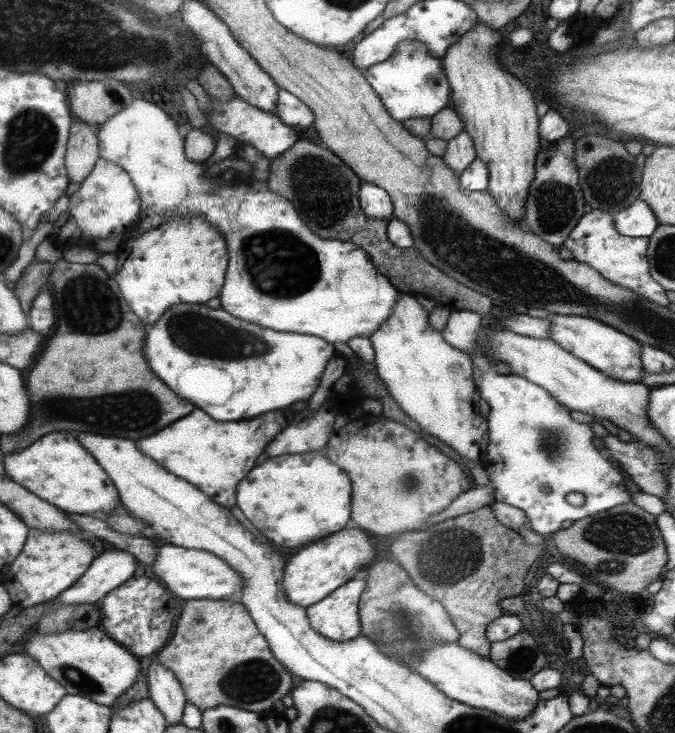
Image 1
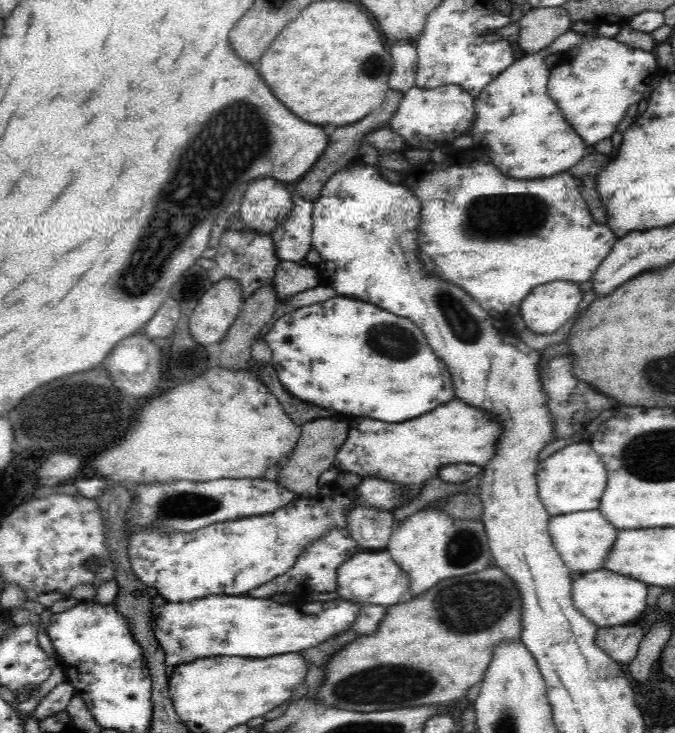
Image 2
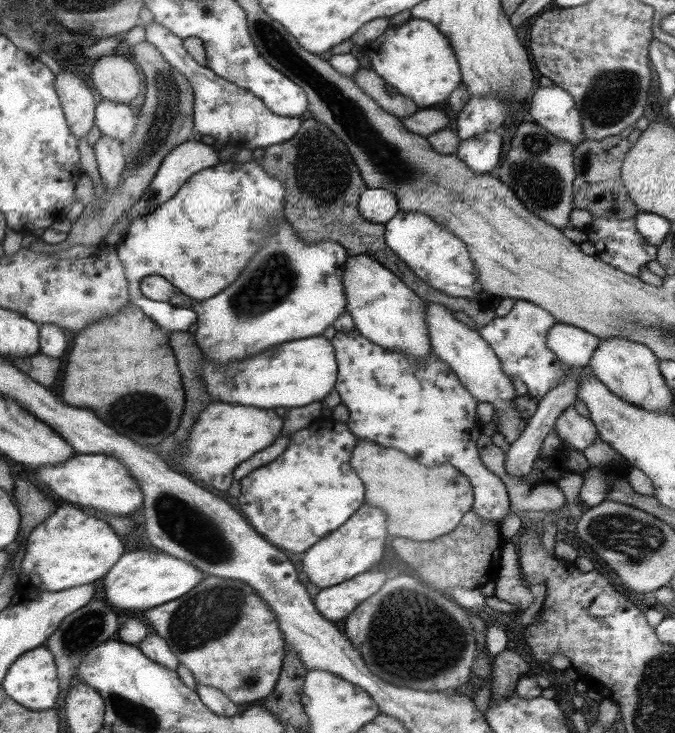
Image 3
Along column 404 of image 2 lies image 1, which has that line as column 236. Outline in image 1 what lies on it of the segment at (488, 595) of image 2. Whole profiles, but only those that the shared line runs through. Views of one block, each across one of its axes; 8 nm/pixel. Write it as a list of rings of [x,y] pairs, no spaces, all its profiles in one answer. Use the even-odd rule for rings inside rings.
[[[237,598],[183,602],[171,640],[155,654],[155,660],[175,674],[187,702],[201,712],[229,706],[251,714],[263,714],[279,706],[281,698],[297,684],[295,676],[271,654],[269,644]]]

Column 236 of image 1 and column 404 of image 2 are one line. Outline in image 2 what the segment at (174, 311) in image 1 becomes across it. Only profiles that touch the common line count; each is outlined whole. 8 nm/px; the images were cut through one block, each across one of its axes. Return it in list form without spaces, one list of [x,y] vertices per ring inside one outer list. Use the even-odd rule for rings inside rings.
[[[330,298],[312,306],[298,308],[296,312],[282,314],[264,332],[268,348],[274,352],[272,366],[290,396],[342,412],[342,416],[364,416],[380,422],[402,422],[418,418],[440,404],[456,398],[450,372],[446,364],[432,352],[418,326],[402,316],[382,310],[374,304],[364,304],[348,298]]]

